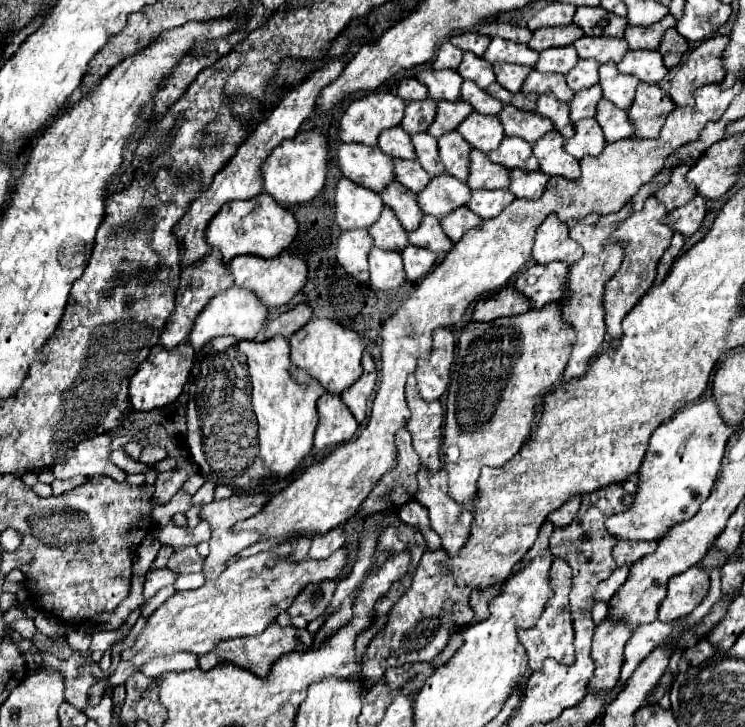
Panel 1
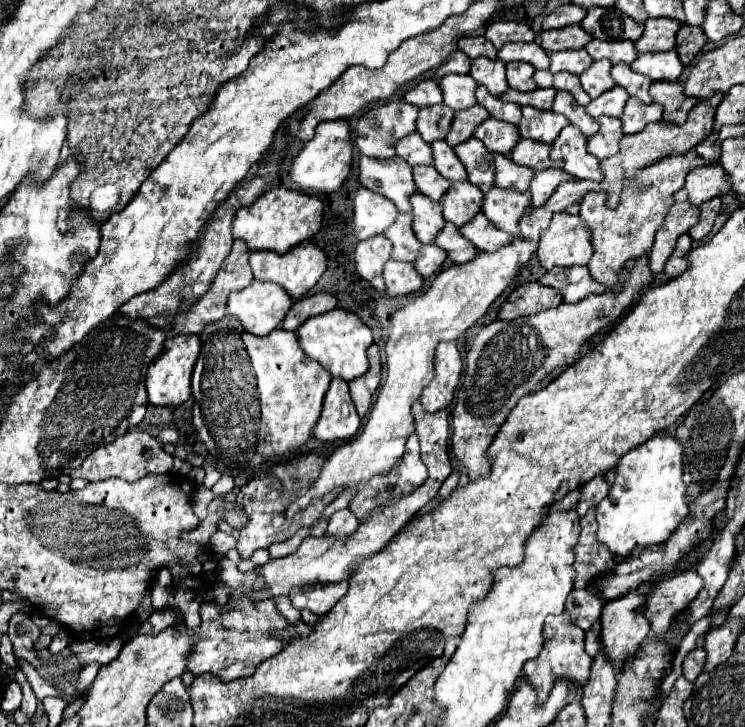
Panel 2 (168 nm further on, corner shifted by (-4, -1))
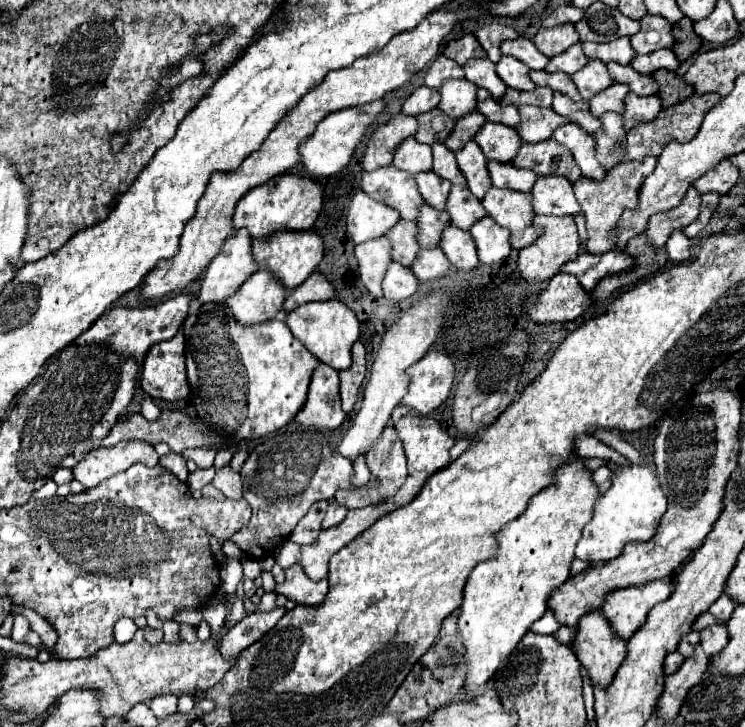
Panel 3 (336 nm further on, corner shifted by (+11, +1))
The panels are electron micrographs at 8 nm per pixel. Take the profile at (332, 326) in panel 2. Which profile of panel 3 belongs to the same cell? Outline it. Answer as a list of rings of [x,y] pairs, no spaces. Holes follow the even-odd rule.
[[[340,299],[330,301],[316,301],[316,303],[304,303],[292,311],[292,315],[286,315],[286,325],[290,327],[292,335],[300,339],[316,357],[318,361],[334,367],[336,371],[344,371],[350,367],[350,349],[360,339],[360,323],[352,309],[348,309]]]

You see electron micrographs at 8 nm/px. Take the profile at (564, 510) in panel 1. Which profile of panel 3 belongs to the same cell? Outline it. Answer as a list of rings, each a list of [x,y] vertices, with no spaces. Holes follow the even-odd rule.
[[[600,467],[594,471],[594,483],[600,487],[600,493],[606,493],[612,487],[612,471],[608,467]]]

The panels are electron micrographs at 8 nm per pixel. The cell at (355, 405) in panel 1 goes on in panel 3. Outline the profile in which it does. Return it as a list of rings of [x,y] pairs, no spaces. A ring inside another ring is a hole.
[[[356,341],[352,347],[352,365],[346,371],[340,371],[340,397],[342,409],[350,413],[358,399],[360,387],[366,377],[366,349],[362,341]]]

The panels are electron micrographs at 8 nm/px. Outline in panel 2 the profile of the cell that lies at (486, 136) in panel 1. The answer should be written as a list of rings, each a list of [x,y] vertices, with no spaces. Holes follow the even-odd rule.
[[[493,117],[477,125],[473,137],[483,141],[491,153],[503,153],[503,155],[507,155],[515,147],[515,143],[521,139],[517,125],[511,125]]]

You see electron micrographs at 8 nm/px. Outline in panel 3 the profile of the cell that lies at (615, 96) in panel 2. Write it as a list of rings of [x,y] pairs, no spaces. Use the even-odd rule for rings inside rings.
[[[614,83],[606,91],[600,91],[594,99],[588,101],[592,115],[600,117],[606,111],[614,111],[614,113],[624,111],[624,95],[628,95],[628,87],[624,87],[620,83]]]

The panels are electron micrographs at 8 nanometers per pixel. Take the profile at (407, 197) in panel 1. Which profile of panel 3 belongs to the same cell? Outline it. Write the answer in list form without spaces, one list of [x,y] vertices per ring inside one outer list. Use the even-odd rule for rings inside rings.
[[[424,205],[420,209],[420,215],[418,215],[416,221],[420,223],[420,233],[418,233],[420,247],[438,247],[440,245],[440,231],[446,225],[450,225],[448,213],[438,211],[430,205]]]

